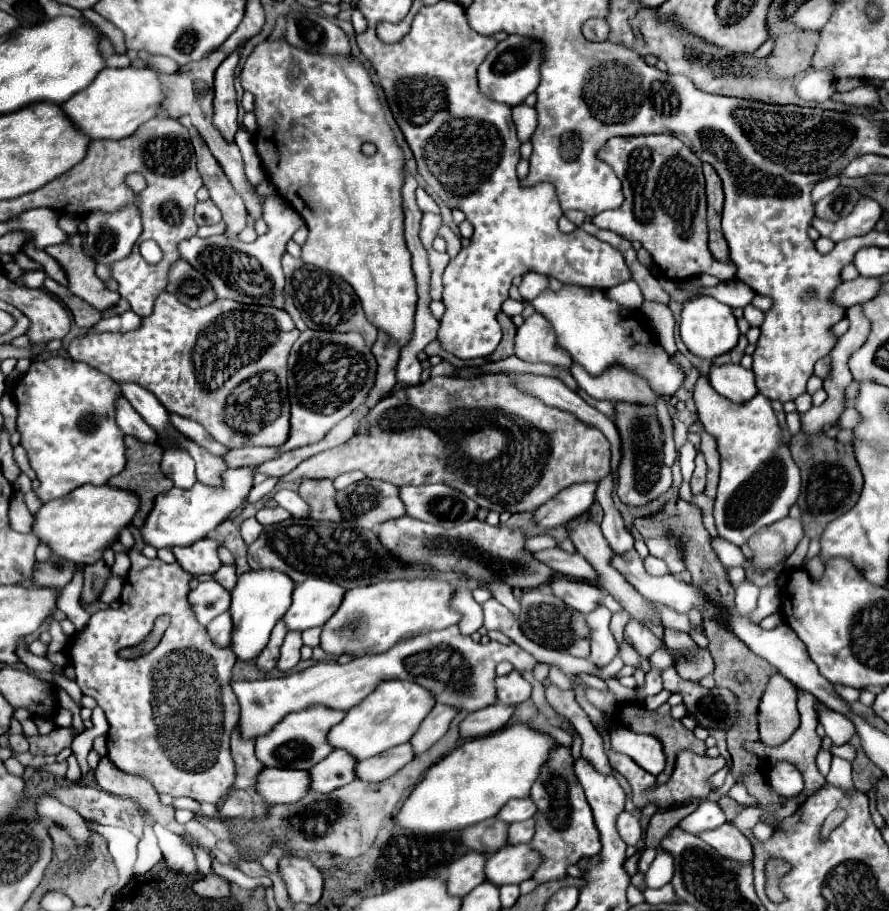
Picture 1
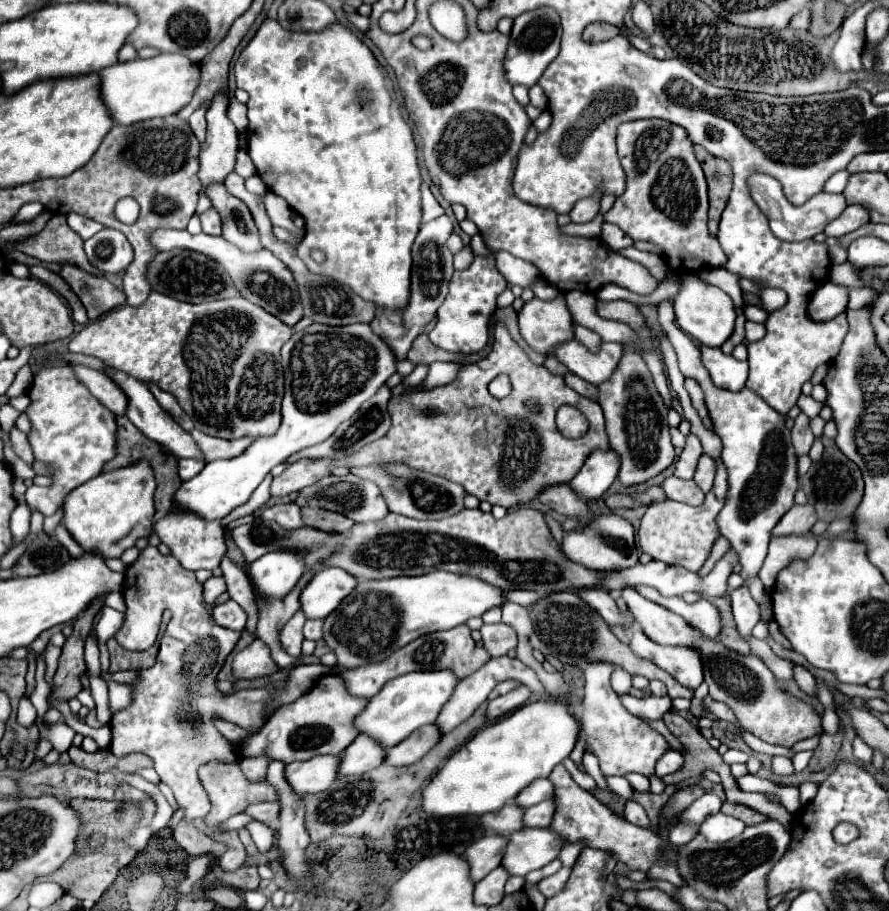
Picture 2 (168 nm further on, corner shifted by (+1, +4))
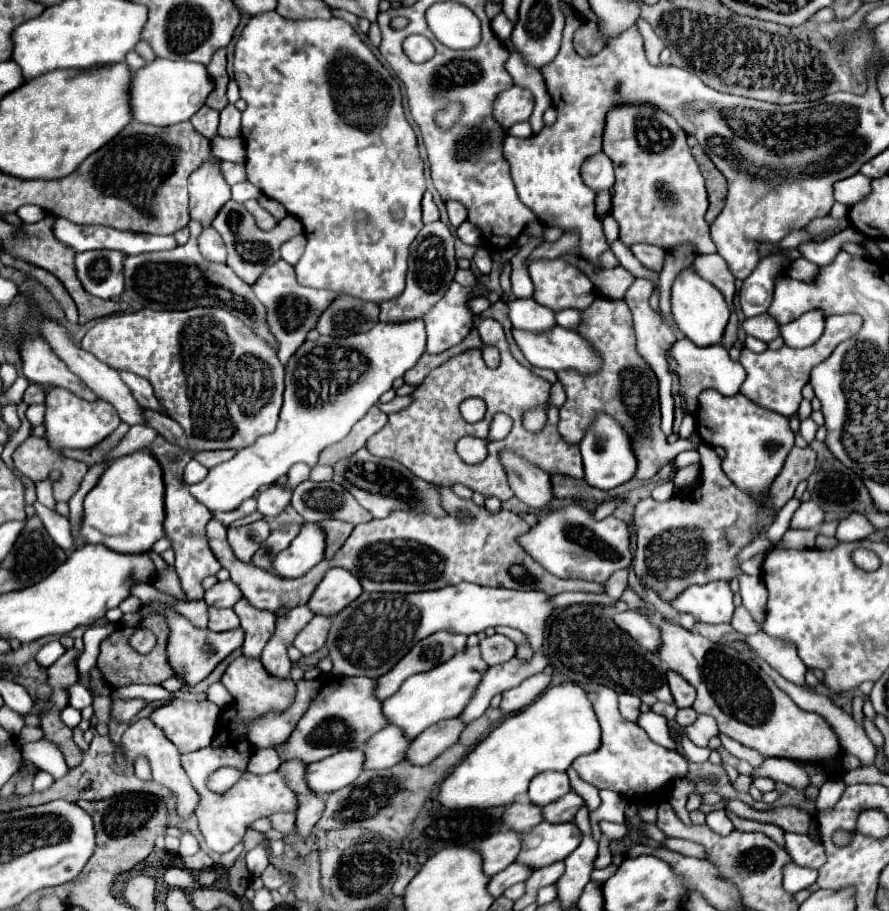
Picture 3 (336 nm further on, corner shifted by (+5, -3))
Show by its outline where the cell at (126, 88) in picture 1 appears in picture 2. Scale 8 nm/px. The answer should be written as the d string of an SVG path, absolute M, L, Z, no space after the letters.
M159 53L151 59L133 59L127 63L115 63L101 71L101 97L111 111L115 123L131 125L137 121L167 117L179 113L199 85L199 65L177 53Z

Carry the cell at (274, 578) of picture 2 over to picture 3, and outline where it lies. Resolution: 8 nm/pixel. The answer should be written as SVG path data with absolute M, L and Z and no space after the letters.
M305 524L289 548L273 558L271 572L279 578L299 578L323 560L323 548L323 530L317 524Z

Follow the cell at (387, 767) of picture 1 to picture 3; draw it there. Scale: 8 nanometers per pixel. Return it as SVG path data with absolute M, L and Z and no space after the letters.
M459 718L441 720L439 724L427 728L415 740L411 740L411 744L407 748L407 756L405 756L407 762L411 762L413 766L429 764L431 760L435 760L435 756L439 756L451 744L455 744L455 740L459 738L459 732L463 732L463 728L465 728L465 724Z

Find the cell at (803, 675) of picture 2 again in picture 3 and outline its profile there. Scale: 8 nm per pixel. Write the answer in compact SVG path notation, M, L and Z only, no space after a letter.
M757 632L743 640L759 658L769 662L771 668L775 668L783 678L787 678L797 686L805 684L807 666L799 660L793 644L785 644L785 640L775 640L765 632Z

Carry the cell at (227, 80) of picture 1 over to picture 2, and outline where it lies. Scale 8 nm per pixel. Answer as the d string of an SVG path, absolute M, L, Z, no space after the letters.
M217 95L207 111L207 141L201 147L201 167L197 171L201 181L199 193L205 193L213 183L223 183L235 167L239 137L235 125L227 119L227 103L229 99L225 95Z

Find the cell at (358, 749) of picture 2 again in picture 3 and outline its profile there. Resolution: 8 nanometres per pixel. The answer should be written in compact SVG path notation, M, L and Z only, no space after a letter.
M385 726L381 732L375 732L369 742L363 744L361 752L365 754L363 770L383 770L399 764L405 758L409 740L403 740L399 728Z

